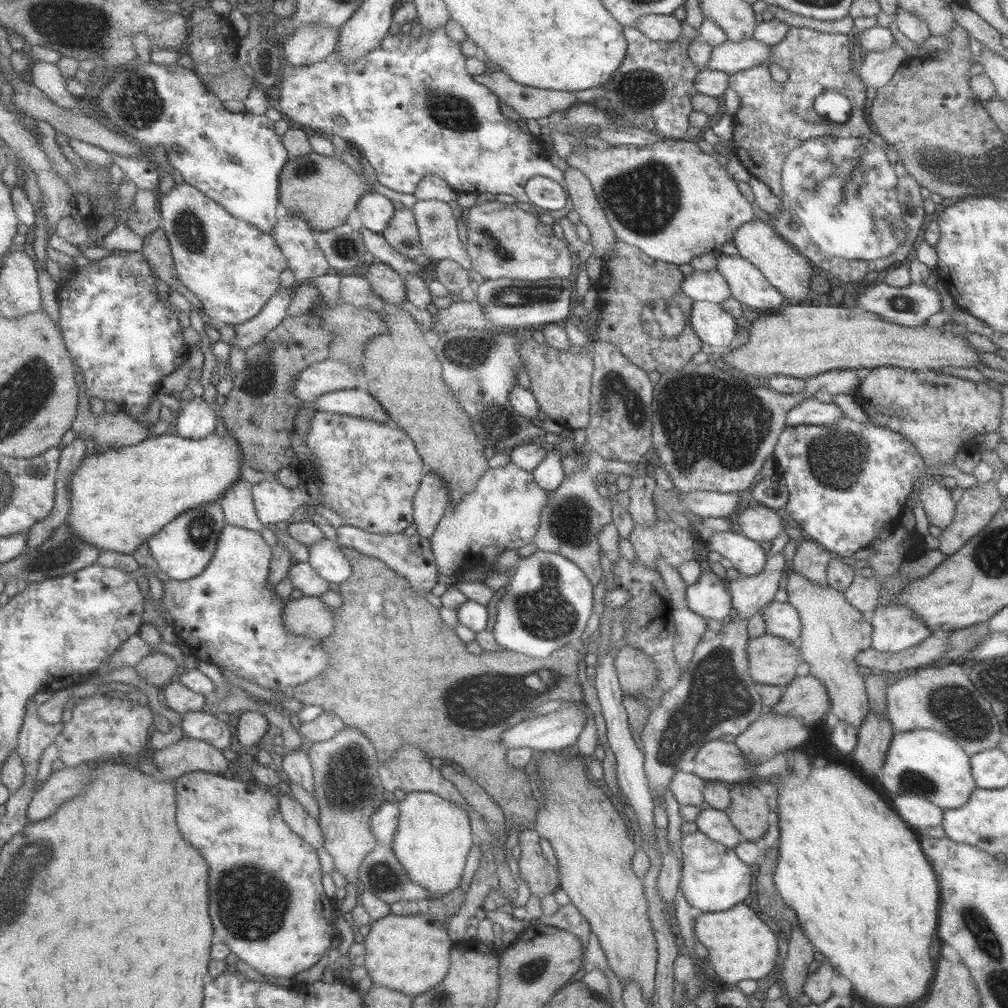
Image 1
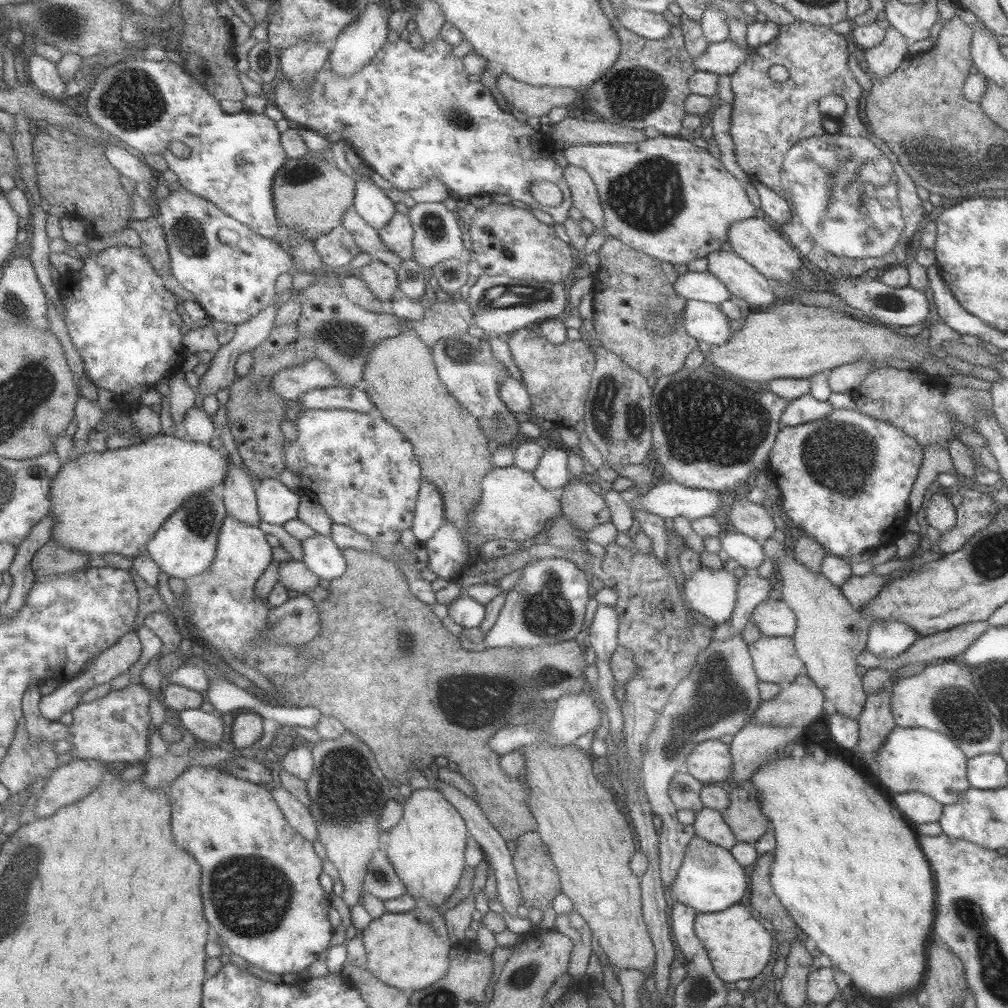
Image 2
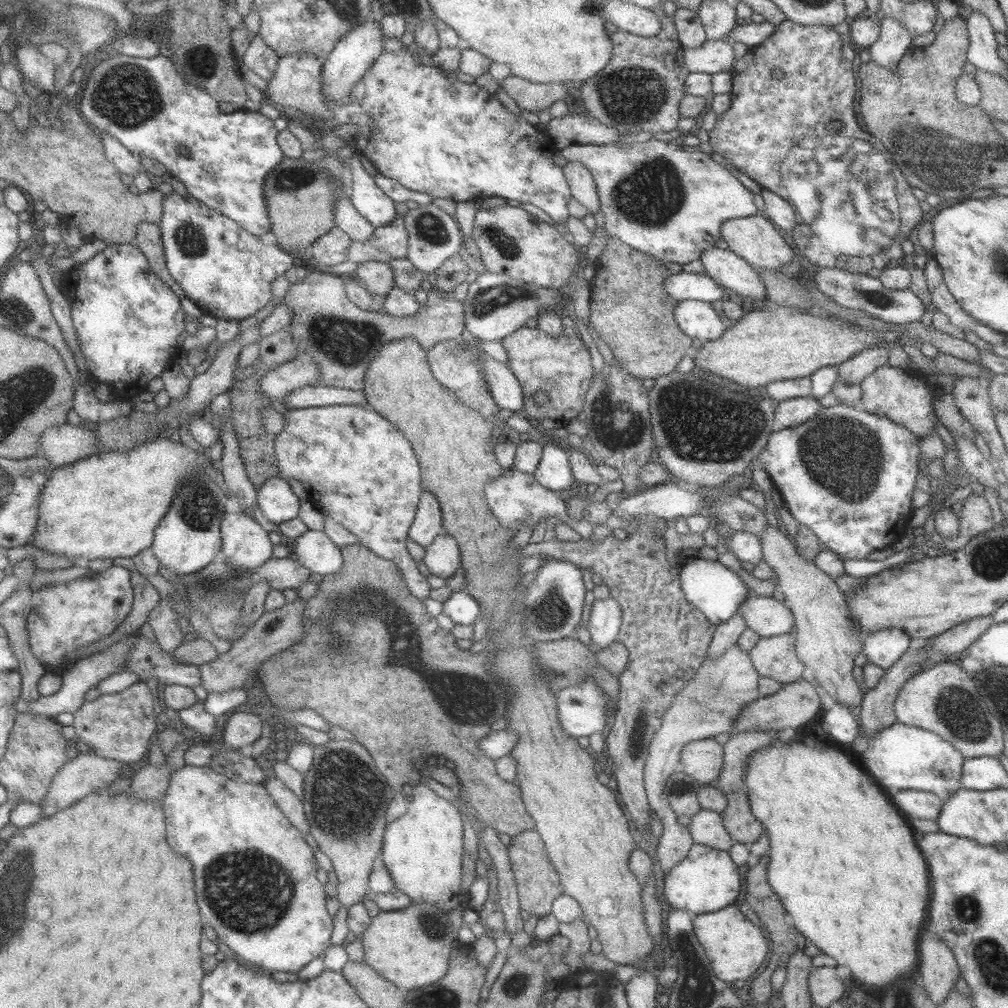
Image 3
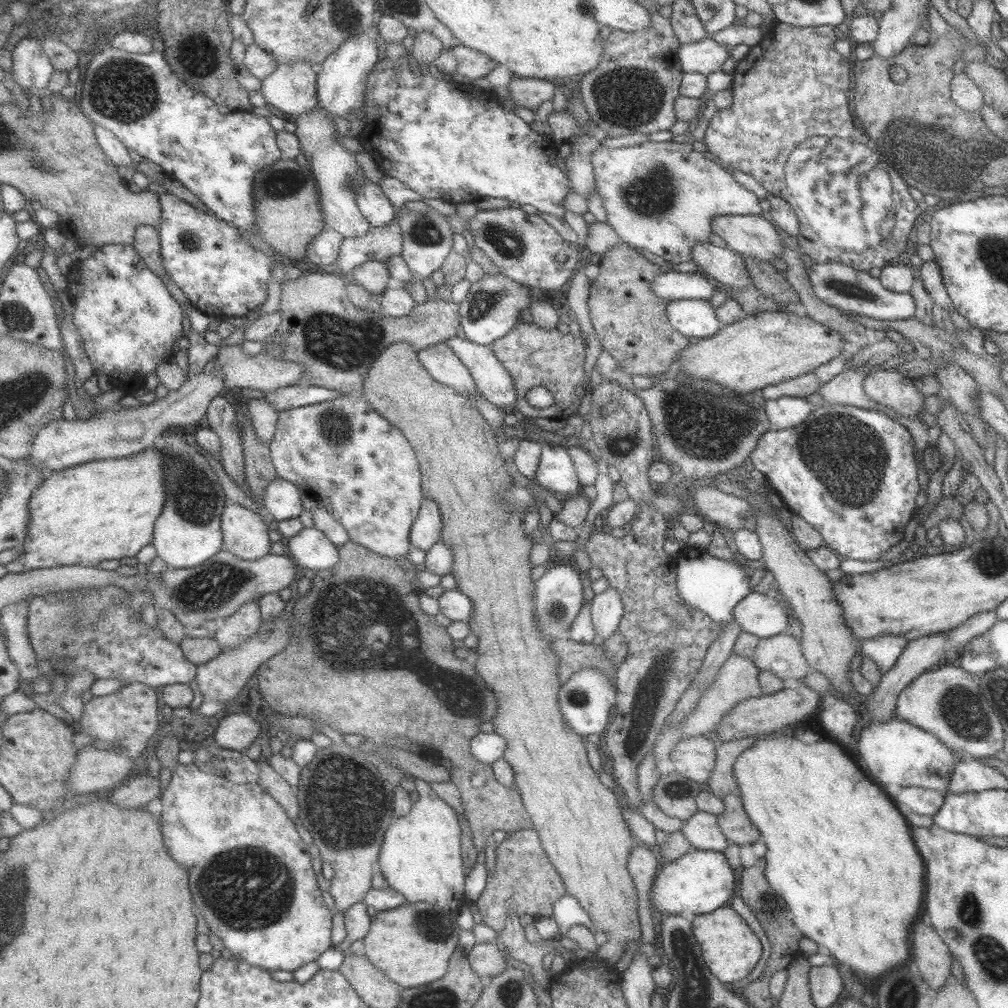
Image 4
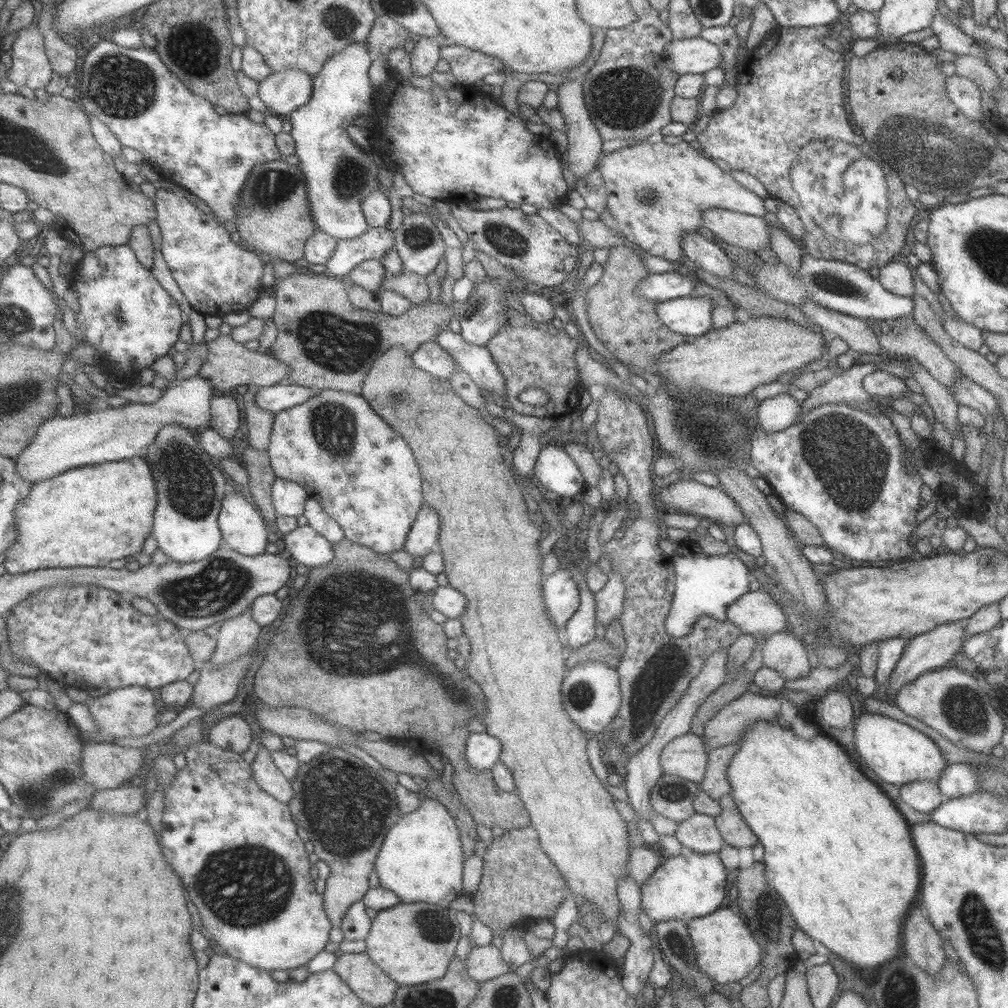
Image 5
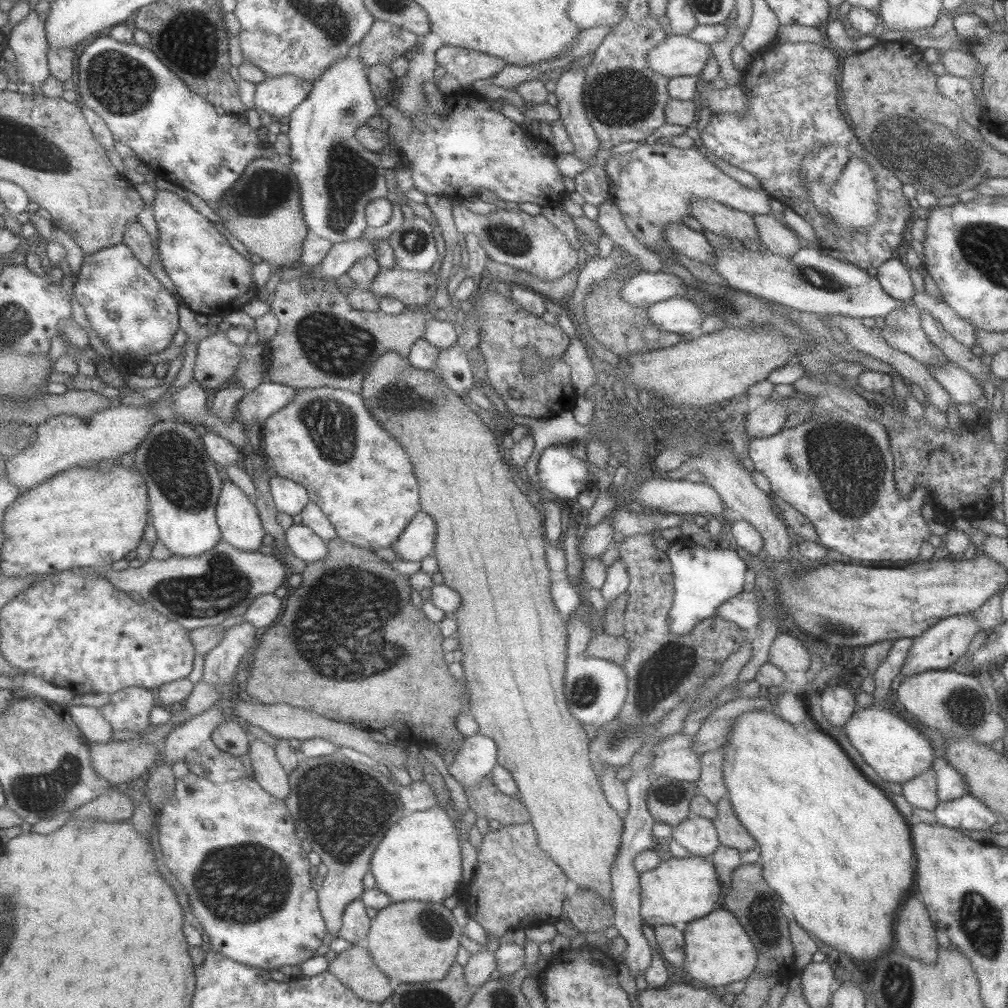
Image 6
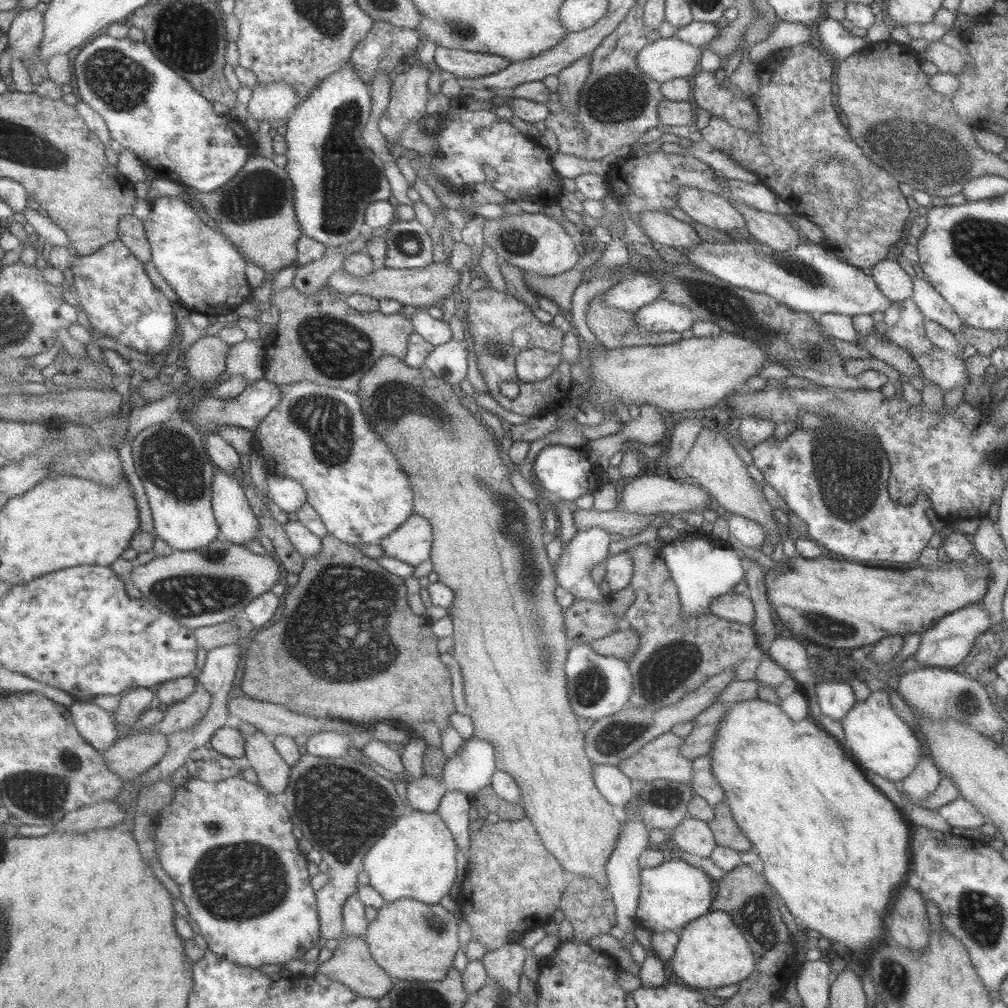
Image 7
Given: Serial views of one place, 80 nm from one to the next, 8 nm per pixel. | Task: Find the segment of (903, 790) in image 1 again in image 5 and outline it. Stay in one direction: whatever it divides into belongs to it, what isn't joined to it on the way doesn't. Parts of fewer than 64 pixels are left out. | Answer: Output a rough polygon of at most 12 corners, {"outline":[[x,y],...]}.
{"outline":[[870,711],[857,752],[882,783],[934,782],[948,763],[926,734]]}

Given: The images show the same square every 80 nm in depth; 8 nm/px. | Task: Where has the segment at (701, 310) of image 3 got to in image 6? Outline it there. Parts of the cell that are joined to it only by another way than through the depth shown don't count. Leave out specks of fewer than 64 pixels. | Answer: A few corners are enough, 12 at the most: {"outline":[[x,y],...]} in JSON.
{"outline":[[679,296],[648,307],[658,328],[697,334],[705,315]]}

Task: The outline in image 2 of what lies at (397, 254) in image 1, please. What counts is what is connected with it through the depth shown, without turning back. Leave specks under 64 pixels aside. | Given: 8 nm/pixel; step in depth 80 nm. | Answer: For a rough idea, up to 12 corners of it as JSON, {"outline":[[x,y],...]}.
{"outline":[[354,206],[345,225],[375,260],[395,269],[404,261]]}

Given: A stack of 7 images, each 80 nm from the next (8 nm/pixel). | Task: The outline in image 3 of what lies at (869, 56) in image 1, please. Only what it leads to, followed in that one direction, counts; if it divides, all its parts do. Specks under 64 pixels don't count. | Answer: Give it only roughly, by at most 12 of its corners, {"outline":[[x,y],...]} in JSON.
{"outline":[[885,17],[870,61],[893,71],[913,47],[904,24]]}

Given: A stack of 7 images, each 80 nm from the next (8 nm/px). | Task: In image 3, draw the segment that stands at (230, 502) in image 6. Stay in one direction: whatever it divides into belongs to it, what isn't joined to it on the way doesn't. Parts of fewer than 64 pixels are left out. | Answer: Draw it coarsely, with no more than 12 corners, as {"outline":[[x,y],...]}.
{"outline":[[244,511],[223,521],[223,552],[254,572],[274,556],[270,532]]}

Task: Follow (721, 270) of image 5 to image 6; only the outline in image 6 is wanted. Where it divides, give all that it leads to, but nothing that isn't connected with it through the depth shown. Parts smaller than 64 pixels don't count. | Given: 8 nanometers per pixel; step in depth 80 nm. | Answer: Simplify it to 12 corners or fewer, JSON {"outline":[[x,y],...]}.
{"outline":[[684,223],[665,226],[671,249],[711,266],[716,248]]}

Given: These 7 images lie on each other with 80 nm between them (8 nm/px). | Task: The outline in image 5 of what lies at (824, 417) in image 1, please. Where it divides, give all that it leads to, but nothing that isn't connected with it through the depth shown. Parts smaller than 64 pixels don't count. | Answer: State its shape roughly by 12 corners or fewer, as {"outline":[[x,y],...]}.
{"outline":[[788,393],[758,404],[754,426],[768,434],[788,428],[801,402]]}

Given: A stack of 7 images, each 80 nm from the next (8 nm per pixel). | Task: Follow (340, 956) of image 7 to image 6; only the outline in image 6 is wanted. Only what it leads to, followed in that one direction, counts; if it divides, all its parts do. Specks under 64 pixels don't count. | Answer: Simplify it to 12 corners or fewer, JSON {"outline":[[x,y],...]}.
{"outline":[[366,943],[352,944],[329,971],[365,1000],[383,1004],[397,982]]}

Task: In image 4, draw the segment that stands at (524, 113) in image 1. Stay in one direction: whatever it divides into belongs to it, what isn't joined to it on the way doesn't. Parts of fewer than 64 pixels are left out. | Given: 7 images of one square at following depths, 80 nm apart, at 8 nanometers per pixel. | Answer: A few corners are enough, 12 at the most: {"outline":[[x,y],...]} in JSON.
{"outline":[[512,78],[516,106],[535,111],[554,98],[558,86],[547,80]]}

